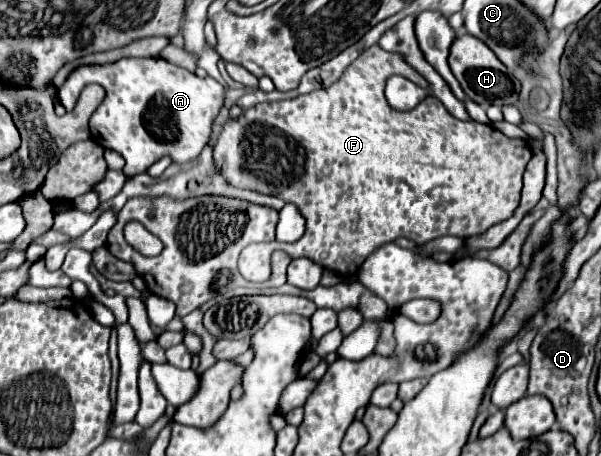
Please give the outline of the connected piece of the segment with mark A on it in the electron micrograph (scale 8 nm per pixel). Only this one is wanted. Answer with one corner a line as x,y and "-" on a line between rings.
124,57
120,61
106,63
106,65
80,65
80,67
76,67
68,75
64,85
58,89
58,99
66,111
70,111
76,105
80,91
90,83
98,83
106,89
106,97
104,97
102,105
90,117
92,139
98,145
102,145
104,149
118,151
126,159
124,173
128,177
144,173
152,163
156,163
164,155
170,155
174,163
186,163
186,161
198,157
198,153
208,145
210,125
224,103
224,87
218,81
214,81
212,77
200,79
194,73
190,73
182,67
176,67
160,57
158,59
154,59
154,57
150,57
150,59

